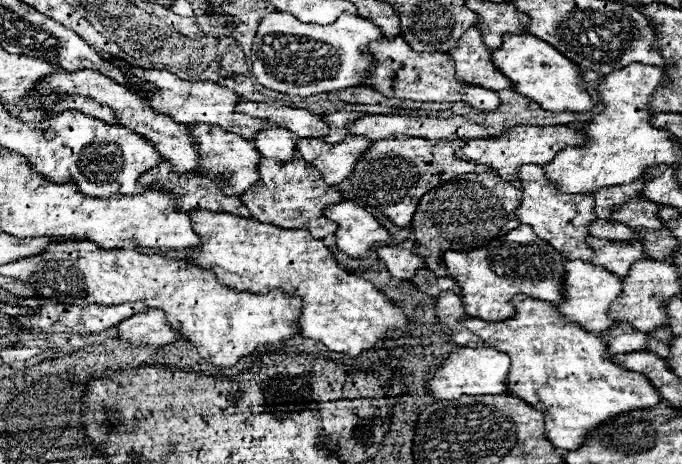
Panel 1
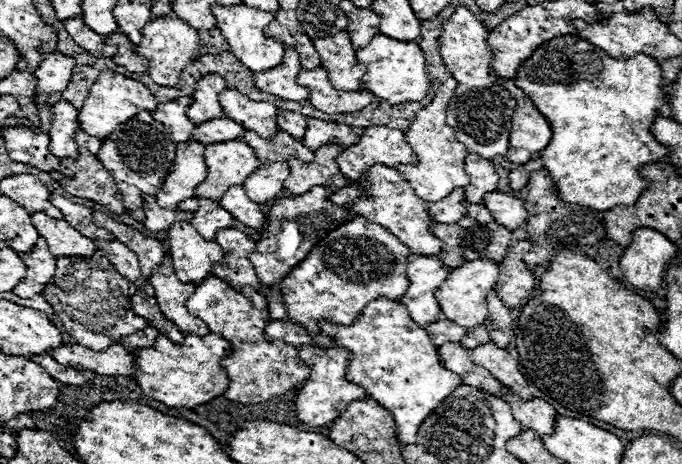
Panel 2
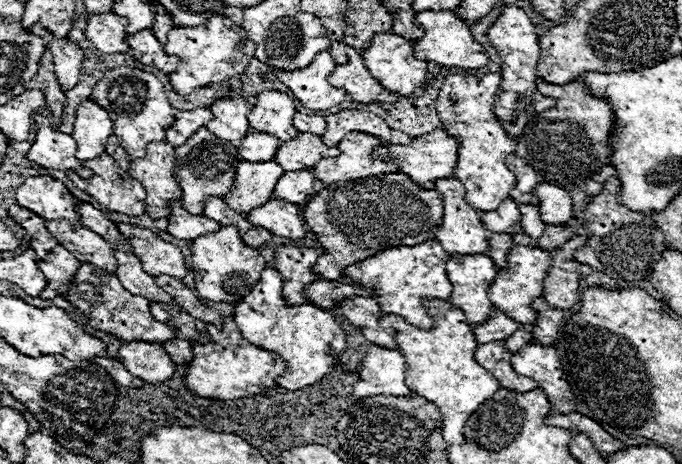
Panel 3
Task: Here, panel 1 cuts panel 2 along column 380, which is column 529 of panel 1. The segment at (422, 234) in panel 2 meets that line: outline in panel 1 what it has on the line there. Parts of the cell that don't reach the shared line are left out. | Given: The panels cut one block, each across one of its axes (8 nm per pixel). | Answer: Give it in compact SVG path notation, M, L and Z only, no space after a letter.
M526 164L518 172L518 180L522 182L522 200L516 208L514 216L520 224L532 226L538 238L552 244L566 260L582 260L590 262L594 252L586 246L588 224L596 220L594 216L594 200L588 194L560 194L544 176L542 168L536 164Z

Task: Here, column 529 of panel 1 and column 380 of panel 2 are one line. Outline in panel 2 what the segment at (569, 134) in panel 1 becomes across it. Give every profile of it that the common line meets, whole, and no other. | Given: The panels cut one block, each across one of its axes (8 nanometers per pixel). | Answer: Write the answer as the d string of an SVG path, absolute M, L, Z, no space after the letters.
M366 128L360 142L346 148L338 158L338 168L350 180L360 180L366 168L374 164L396 166L416 164L418 156L408 148L404 132L394 128Z

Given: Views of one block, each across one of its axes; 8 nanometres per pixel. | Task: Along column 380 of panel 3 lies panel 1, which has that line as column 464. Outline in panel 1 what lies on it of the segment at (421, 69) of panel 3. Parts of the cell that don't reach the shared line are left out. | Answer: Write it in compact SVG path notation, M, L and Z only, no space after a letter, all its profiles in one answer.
M468 28L456 42L456 46L448 52L454 60L456 80L468 86L480 86L494 92L512 88L512 82L504 74L496 72L490 60L490 52L492 50L486 48L482 42L480 30Z

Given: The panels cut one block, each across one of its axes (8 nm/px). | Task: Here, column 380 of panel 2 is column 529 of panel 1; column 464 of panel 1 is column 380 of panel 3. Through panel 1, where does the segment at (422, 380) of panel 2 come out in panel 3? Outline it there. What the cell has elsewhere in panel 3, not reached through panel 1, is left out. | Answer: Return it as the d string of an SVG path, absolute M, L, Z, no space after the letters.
M422 300L426 312L434 320L434 328L422 330L412 328L406 324L406 320L400 320L400 316L382 316L378 320L378 326L386 330L390 336L394 336L400 354L404 356L408 364L406 372L406 384L408 388L428 402L436 404L442 414L442 438L446 444L462 444L462 428L468 416L484 402L488 396L500 388L496 384L496 378L480 368L474 360L476 350L476 338L472 336L472 326L464 324L464 314L456 308L452 308L444 300Z

